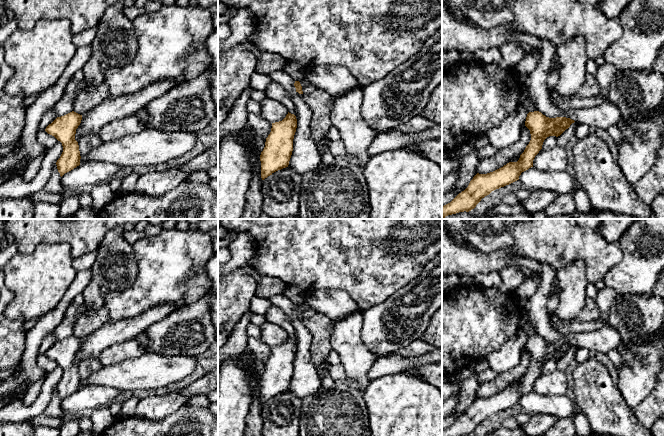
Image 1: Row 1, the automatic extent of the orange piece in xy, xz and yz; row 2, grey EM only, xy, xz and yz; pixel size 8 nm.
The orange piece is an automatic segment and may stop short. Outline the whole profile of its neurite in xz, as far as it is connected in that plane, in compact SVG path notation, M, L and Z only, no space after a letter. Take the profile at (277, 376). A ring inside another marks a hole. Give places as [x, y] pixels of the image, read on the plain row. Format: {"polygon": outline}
{"polygon": "M289 336L282 345L272 347L271 356L260 379L262 404L288 391L296 352L296 340Z"}

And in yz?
{"polygon": "M539 335L529 336L526 341L525 350L530 354L531 364L520 379L519 384L517 386L509 386L503 391L487 398L477 397L464 415L442 431L442 436L469 436L476 431L482 422L489 419L492 415L519 404L522 396L533 391L533 384L542 373L544 364L549 360L560 360L574 346L574 344L566 341L549 342Z"}

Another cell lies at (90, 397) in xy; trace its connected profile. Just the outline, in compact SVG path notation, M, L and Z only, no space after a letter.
M103 385L83 386L61 401L61 410L66 414L79 416L84 410L90 412L109 407L121 393L120 390Z

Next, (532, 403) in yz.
M531 391L521 397L519 405L529 415L551 415L558 419L572 418L573 401L566 395L545 396Z

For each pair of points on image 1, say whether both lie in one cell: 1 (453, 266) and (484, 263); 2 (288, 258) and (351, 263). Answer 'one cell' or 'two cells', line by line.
1: one cell
2: one cell

